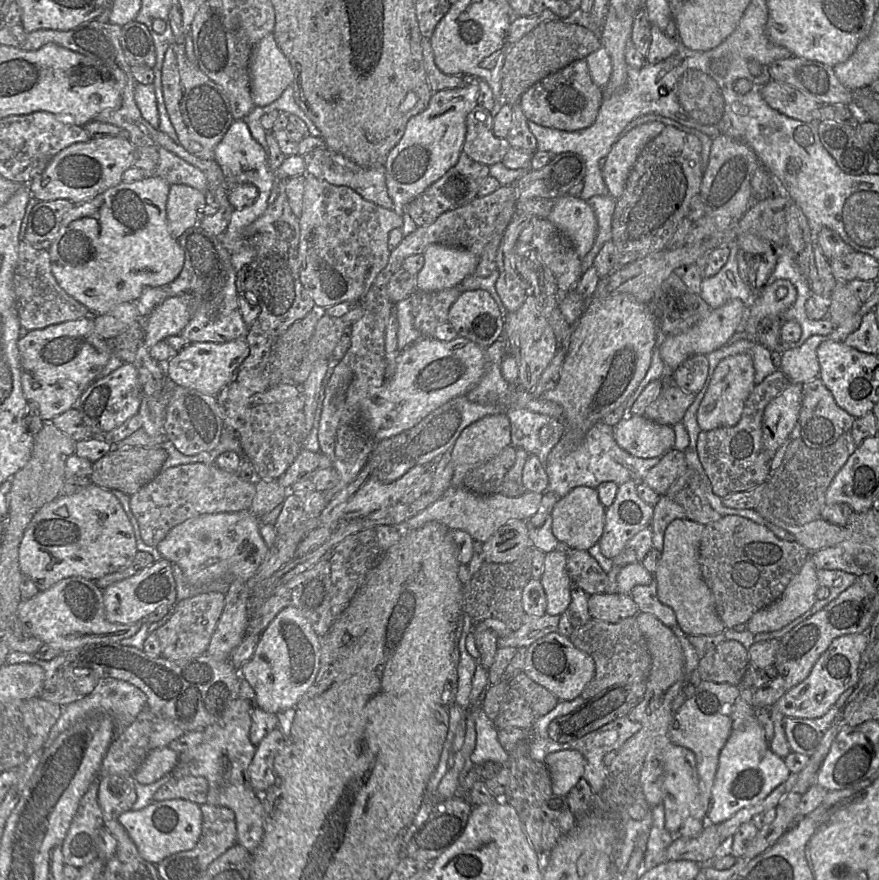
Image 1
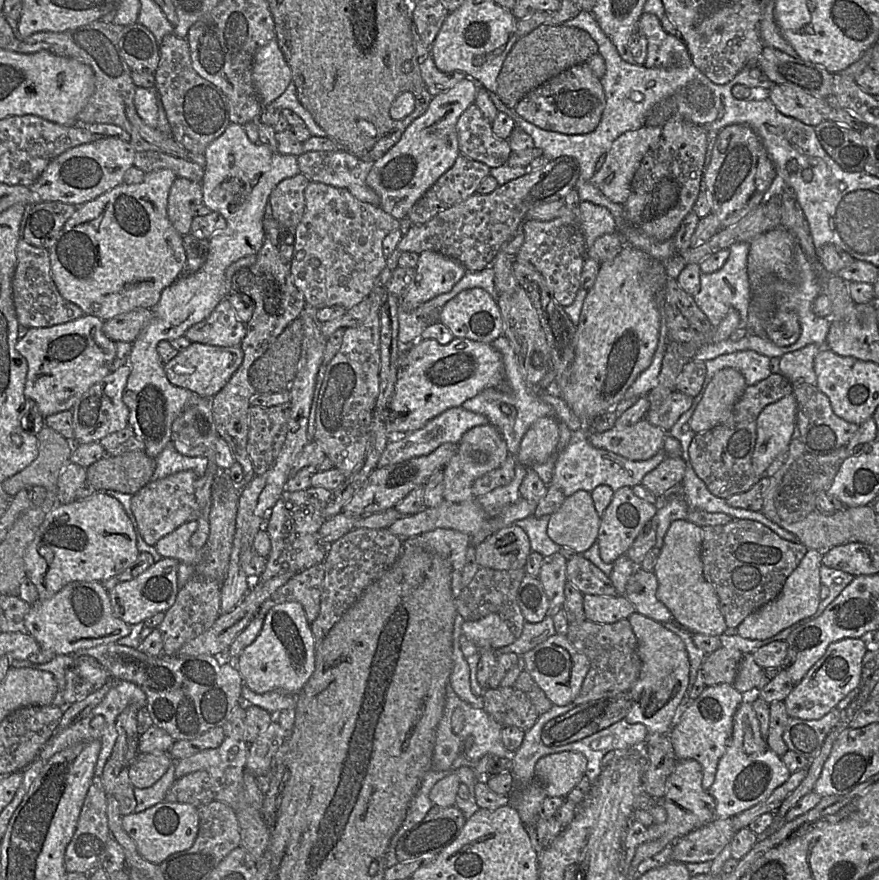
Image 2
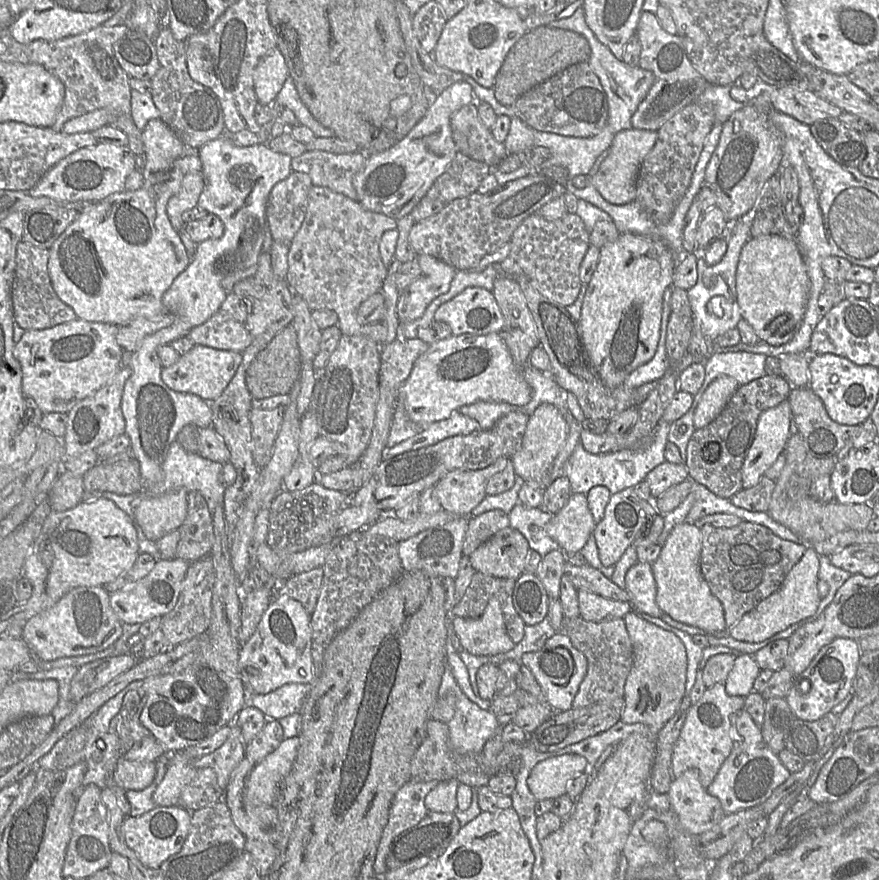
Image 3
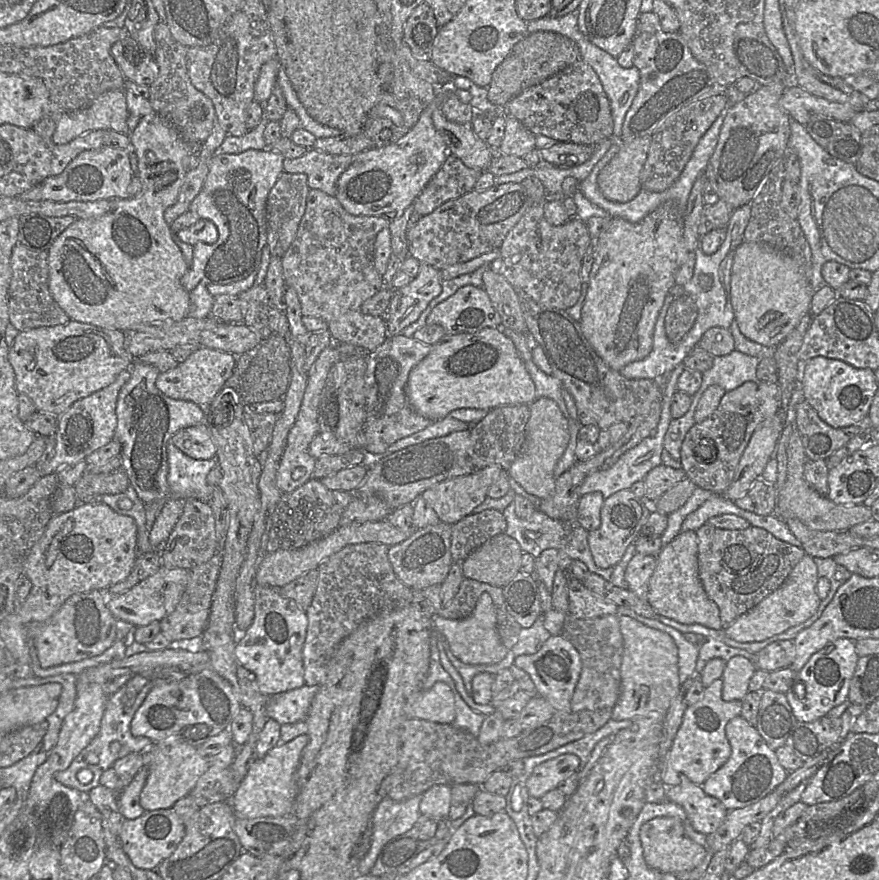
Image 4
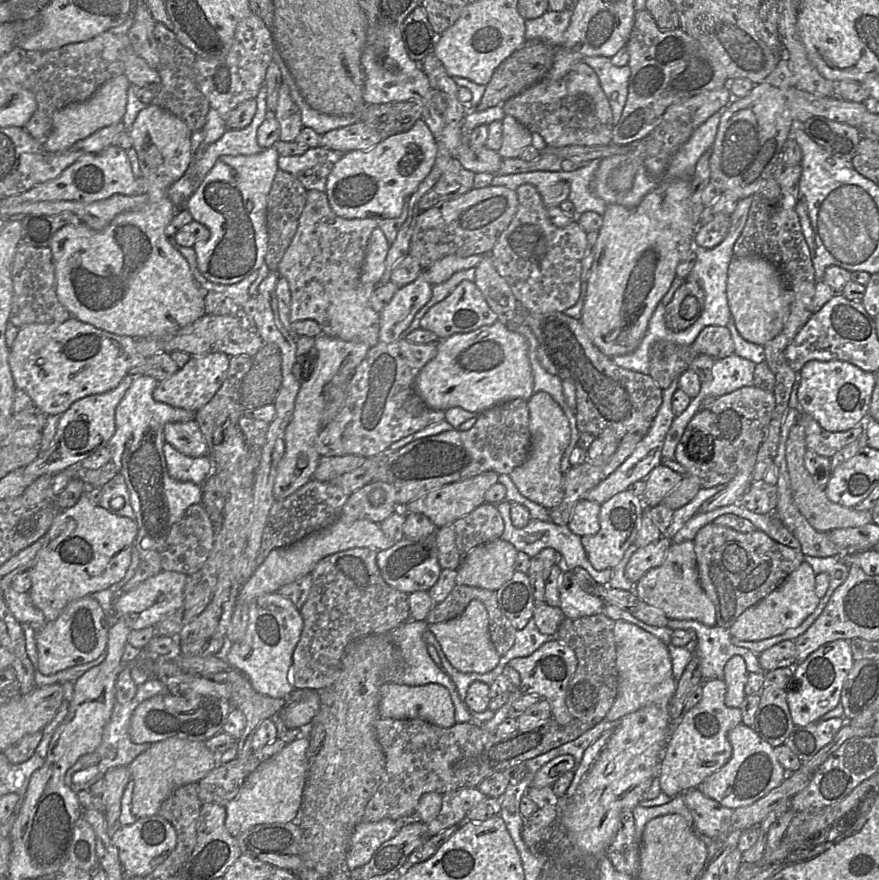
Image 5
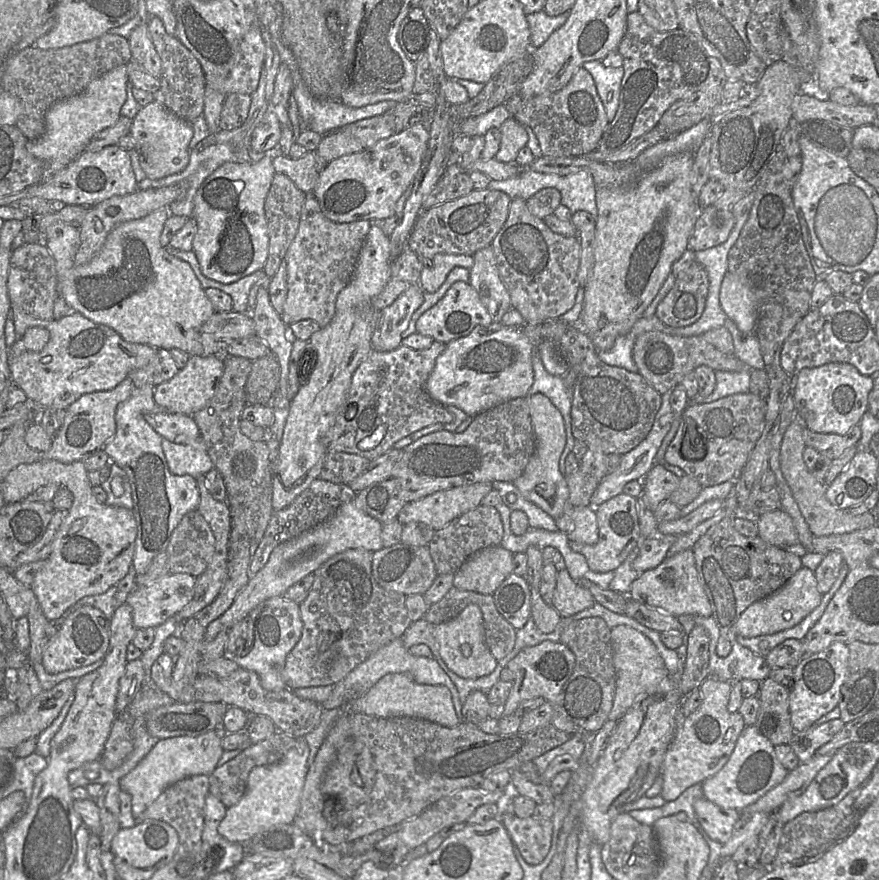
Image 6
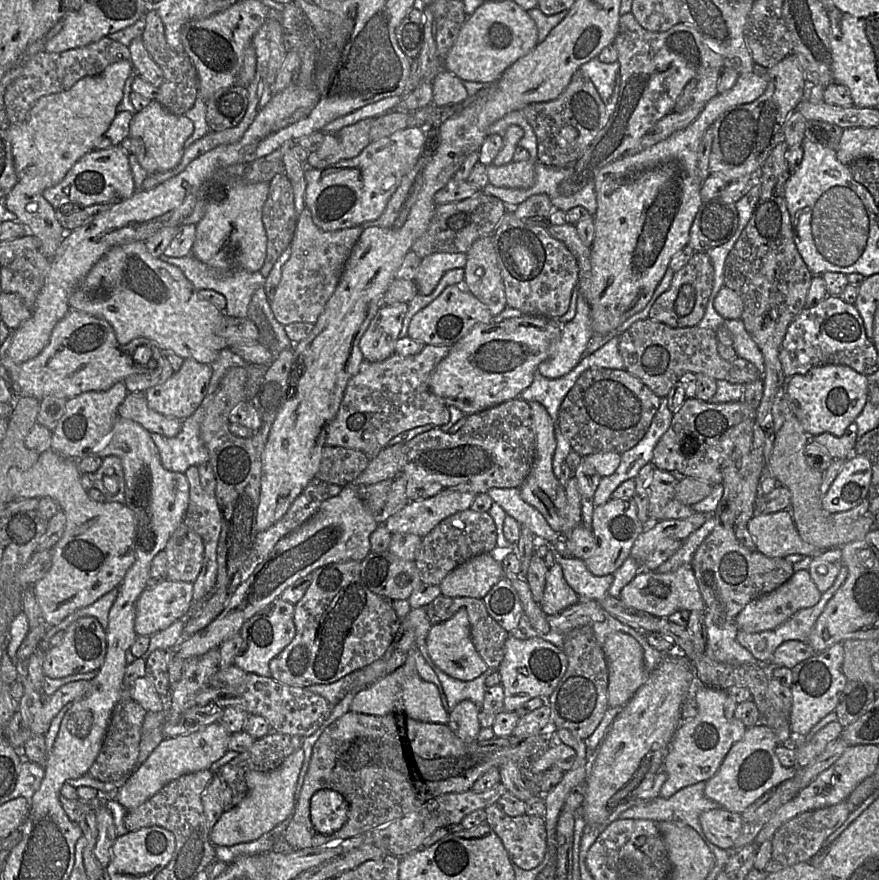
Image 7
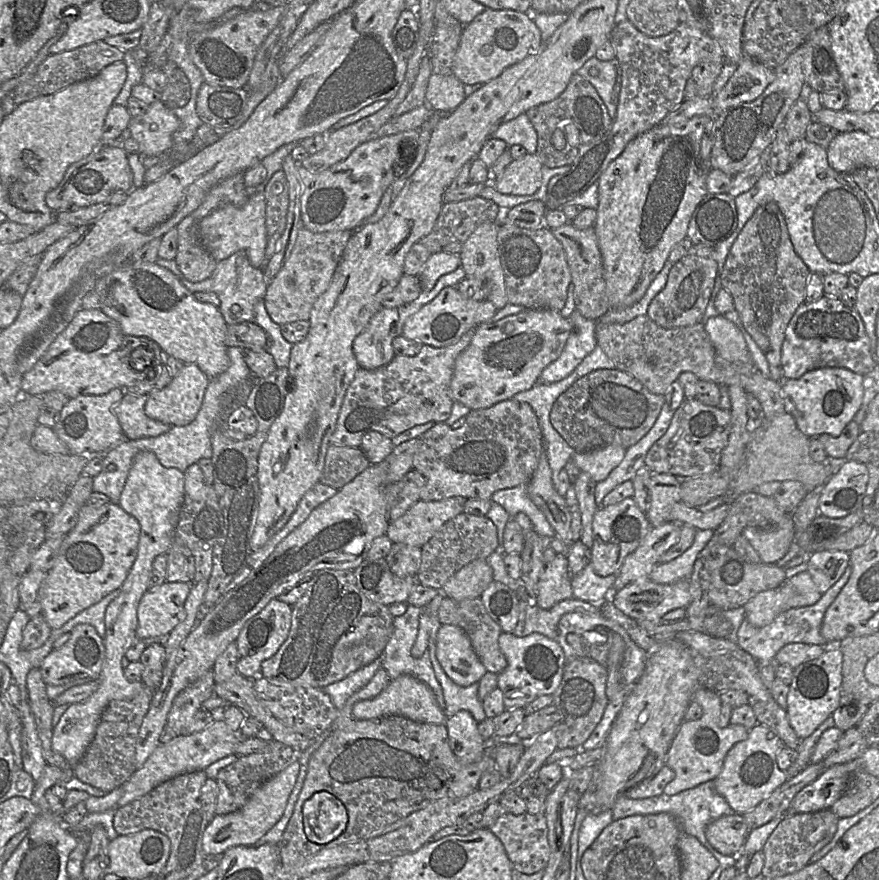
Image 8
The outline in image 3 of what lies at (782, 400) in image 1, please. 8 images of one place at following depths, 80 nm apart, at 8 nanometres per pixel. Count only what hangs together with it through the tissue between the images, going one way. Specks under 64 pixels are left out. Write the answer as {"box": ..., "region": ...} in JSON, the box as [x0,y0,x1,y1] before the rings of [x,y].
{"box":[742,400,793,489],"region":[[[787,400],[760,415],[754,440],[742,466],[743,489],[750,489],[760,481],[766,470],[784,454],[793,433],[792,412]]]}

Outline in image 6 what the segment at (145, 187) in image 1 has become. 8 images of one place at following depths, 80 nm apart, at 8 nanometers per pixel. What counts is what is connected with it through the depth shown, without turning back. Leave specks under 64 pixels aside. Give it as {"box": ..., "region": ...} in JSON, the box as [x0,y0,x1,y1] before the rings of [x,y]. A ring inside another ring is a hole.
{"box":[46,100,216,356],"region":[[[156,100],[142,107],[132,119],[129,135],[133,138],[139,163],[150,179],[161,179],[182,172],[189,164],[192,123],[178,117]],[[162,207],[143,218],[119,224],[108,234],[100,251],[84,265],[74,263],[81,243],[78,228],[63,222],[51,225],[47,229],[46,246],[55,260],[58,295],[76,312],[112,328],[127,342],[146,344],[155,349],[179,349],[190,356],[202,356],[199,331],[216,311],[191,266],[168,253],[160,244],[164,224],[170,216],[169,207]]]}

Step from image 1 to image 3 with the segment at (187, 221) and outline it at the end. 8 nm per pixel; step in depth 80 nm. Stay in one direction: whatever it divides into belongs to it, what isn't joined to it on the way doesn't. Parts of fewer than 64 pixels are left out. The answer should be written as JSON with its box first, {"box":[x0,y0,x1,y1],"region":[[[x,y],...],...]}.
{"box":[166,171,204,231],"region":[[[202,171],[185,174],[179,191],[168,200],[166,212],[176,231],[184,230],[186,223],[182,219],[182,214],[197,206],[204,186]]]}

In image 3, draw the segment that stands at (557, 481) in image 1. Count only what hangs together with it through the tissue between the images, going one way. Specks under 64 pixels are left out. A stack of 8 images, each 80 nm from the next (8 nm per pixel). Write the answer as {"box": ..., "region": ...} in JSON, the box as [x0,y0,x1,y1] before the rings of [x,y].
{"box":[563,420,670,495],"region":[[[661,420],[651,435],[650,443],[645,448],[624,449],[595,455],[588,453],[579,442],[563,466],[563,476],[568,478],[572,494],[587,494],[593,487],[604,486],[613,495],[644,481],[650,471],[666,461],[664,452],[670,425]]]}

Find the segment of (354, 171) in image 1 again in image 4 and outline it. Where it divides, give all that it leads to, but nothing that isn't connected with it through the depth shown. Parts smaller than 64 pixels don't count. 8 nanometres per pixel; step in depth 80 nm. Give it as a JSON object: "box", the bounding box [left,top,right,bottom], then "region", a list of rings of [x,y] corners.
{"box":[283,149,353,196],"region":[[[308,149],[298,158],[285,158],[283,169],[287,173],[304,173],[310,189],[319,189],[335,196],[338,179],[352,160],[353,155],[337,155]]]}

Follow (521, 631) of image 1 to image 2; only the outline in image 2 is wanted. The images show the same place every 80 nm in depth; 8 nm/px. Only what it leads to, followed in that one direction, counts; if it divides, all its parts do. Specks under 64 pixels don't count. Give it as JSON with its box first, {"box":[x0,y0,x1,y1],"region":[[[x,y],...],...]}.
{"box":[495,616,556,656],"region":[[[552,616],[546,617],[539,623],[525,621],[522,634],[512,644],[495,649],[495,654],[515,653],[523,656],[526,652],[544,642],[549,637],[556,634]]]}

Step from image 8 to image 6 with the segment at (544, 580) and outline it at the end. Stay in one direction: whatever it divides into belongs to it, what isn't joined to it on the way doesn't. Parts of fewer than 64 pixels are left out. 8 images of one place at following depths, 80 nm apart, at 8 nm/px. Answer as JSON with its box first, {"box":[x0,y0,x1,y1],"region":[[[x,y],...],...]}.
{"box":[552,568,596,618],"region":[[[559,568],[552,606],[562,618],[591,607],[596,603],[591,594],[582,588],[565,568]]]}

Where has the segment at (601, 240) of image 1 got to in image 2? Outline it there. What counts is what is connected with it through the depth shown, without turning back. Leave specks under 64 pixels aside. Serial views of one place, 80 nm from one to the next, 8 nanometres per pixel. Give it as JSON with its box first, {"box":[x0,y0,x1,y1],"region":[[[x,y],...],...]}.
{"box":[578,201,616,249],"region":[[[580,201],[578,224],[587,249],[590,249],[599,237],[616,232],[616,223],[610,211],[588,201]]]}

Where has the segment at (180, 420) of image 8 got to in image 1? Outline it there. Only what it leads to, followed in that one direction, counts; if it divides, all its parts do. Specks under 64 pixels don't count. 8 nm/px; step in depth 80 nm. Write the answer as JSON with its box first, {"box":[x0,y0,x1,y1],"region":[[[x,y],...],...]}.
{"box":[165,337,249,396],"region":[[[245,337],[226,343],[194,342],[165,364],[166,377],[176,386],[217,396],[231,381],[236,370],[248,355],[249,345]]]}

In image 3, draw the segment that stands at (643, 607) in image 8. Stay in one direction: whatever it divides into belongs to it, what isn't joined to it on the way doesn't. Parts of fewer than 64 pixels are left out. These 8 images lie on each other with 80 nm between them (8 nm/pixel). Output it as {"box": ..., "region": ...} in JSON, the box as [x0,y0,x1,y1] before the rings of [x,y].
{"box":[652,524,726,633],"region":[[[698,524],[676,525],[652,564],[656,582],[656,603],[664,614],[683,624],[701,628],[707,633],[726,630],[723,607],[711,593],[700,570],[701,530]]]}

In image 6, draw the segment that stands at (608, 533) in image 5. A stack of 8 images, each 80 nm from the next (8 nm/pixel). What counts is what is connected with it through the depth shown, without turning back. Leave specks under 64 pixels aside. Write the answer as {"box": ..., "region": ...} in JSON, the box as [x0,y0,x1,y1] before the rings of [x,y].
{"box":[570,493,641,573],"region":[[[620,493],[595,509],[598,526],[598,540],[593,545],[570,541],[575,552],[582,554],[590,570],[605,573],[616,570],[641,540],[637,515],[637,498]]]}

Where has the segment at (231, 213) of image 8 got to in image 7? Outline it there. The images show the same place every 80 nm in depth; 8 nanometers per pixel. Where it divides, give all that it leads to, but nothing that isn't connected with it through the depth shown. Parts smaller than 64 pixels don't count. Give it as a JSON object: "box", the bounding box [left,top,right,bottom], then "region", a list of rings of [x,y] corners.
{"box":[193,173,269,273],"region":[[[214,173],[199,191],[199,198],[205,200],[205,213],[196,224],[193,256],[220,273],[259,271],[265,262],[267,251],[262,210],[269,187],[269,182],[249,183],[244,179]]]}

